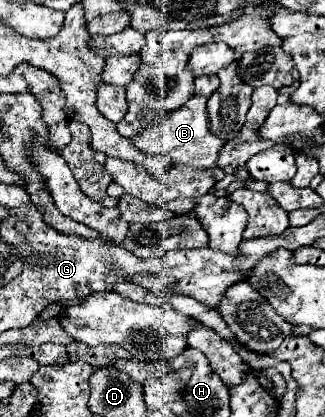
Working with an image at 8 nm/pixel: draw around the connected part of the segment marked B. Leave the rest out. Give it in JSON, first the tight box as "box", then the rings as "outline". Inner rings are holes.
{"box":[132,96,224,180],"outline":[[[192,96],[180,110],[170,114],[164,122],[154,122],[154,114],[148,112],[144,116],[144,130],[132,138],[132,144],[142,150],[144,154],[168,154],[172,156],[174,164],[190,166],[190,168],[210,168],[214,170],[216,180],[224,178],[224,172],[216,166],[216,158],[224,142],[210,132],[210,120],[206,112],[204,96]]]}

